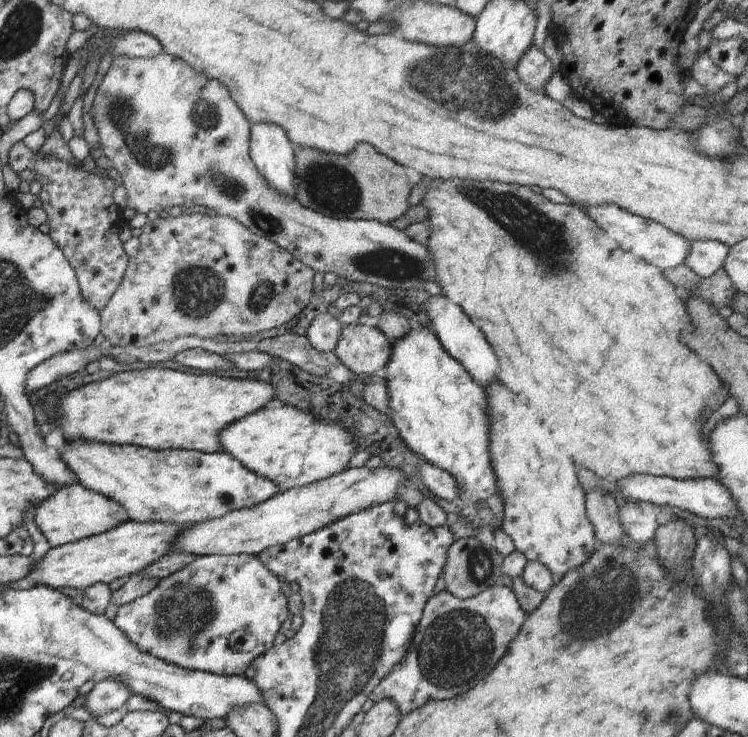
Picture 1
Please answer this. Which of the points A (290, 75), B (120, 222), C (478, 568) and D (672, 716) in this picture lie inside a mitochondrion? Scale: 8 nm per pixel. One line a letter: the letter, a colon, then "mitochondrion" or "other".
A: other
B: other
C: mitochondrion
D: mitochondrion

